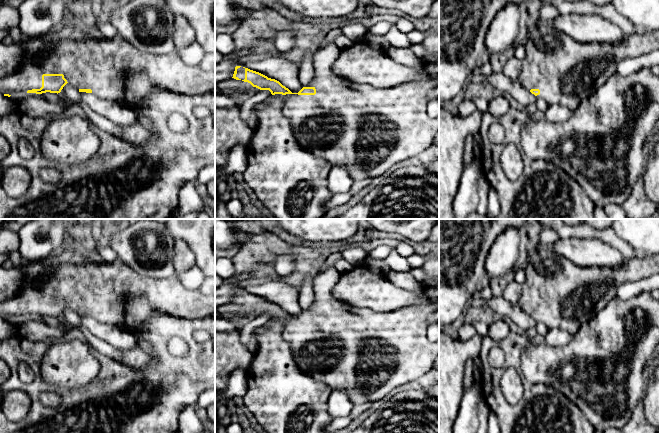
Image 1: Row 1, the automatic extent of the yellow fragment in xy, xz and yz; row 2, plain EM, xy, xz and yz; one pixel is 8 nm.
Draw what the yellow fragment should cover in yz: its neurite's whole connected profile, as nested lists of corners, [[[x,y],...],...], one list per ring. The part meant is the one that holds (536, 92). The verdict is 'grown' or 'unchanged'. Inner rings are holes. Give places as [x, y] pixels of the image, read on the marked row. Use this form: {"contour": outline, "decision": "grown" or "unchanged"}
{"contour": [[[539,22],[536,29],[529,33],[524,47],[526,56],[521,60],[522,71],[515,82],[521,83],[549,106],[558,105],[573,110],[617,72],[621,60],[659,50],[659,30],[638,31],[616,44],[580,43],[550,23]]], "decision": "grown"}

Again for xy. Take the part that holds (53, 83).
{"contour": [[[80,25],[57,27],[39,37],[27,38],[21,45],[22,62],[12,75],[0,80],[1,95],[10,97],[15,92],[58,94],[67,83],[70,83],[79,92],[92,93],[97,98],[135,107],[154,87],[186,95],[199,94],[215,88],[215,72],[206,72],[199,66],[185,64],[175,51],[167,54],[146,52],[133,47],[118,34],[111,38],[95,38],[85,32]]], "decision": "grown"}

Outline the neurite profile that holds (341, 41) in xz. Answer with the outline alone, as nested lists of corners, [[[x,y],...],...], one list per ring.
[[[343,33],[340,34],[336,39],[335,42],[337,47],[339,47],[340,49],[344,49],[350,46],[353,46],[356,41],[353,41],[351,39],[349,39],[348,37],[346,37]]]

